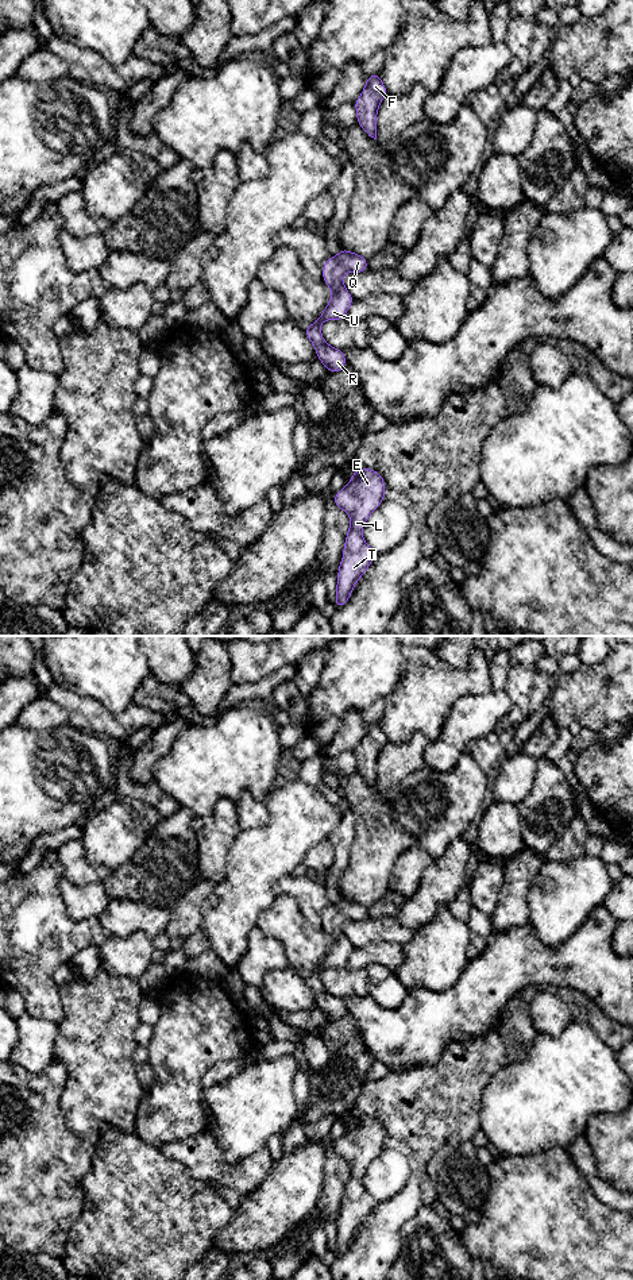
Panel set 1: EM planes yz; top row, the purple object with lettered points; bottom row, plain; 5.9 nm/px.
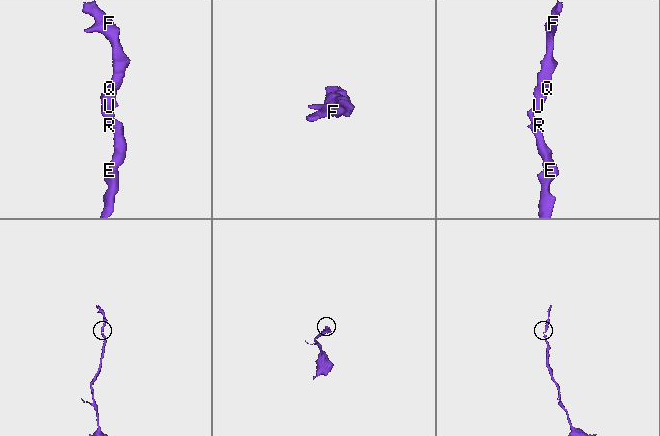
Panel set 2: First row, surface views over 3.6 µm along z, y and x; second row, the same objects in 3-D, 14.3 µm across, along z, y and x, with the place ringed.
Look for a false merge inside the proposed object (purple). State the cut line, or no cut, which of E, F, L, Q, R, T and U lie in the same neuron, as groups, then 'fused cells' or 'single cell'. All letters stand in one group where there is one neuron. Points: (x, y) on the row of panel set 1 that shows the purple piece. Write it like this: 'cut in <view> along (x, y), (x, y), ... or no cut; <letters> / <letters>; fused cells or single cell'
no cut; E F L Q R T U; single cell

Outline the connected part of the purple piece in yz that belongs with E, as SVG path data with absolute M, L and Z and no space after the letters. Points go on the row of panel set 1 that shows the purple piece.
M373 469L354 470L346 487L333 496L333 502L351 517L343 558L337 570L335 606L343 608L364 571L378 556L363 539L363 525L385 501L385 479Z

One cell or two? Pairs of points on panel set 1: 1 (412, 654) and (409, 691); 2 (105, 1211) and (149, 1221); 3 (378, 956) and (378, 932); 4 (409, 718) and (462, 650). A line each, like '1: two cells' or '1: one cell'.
1: one cell
2: one cell
3: two cells
4: two cells

